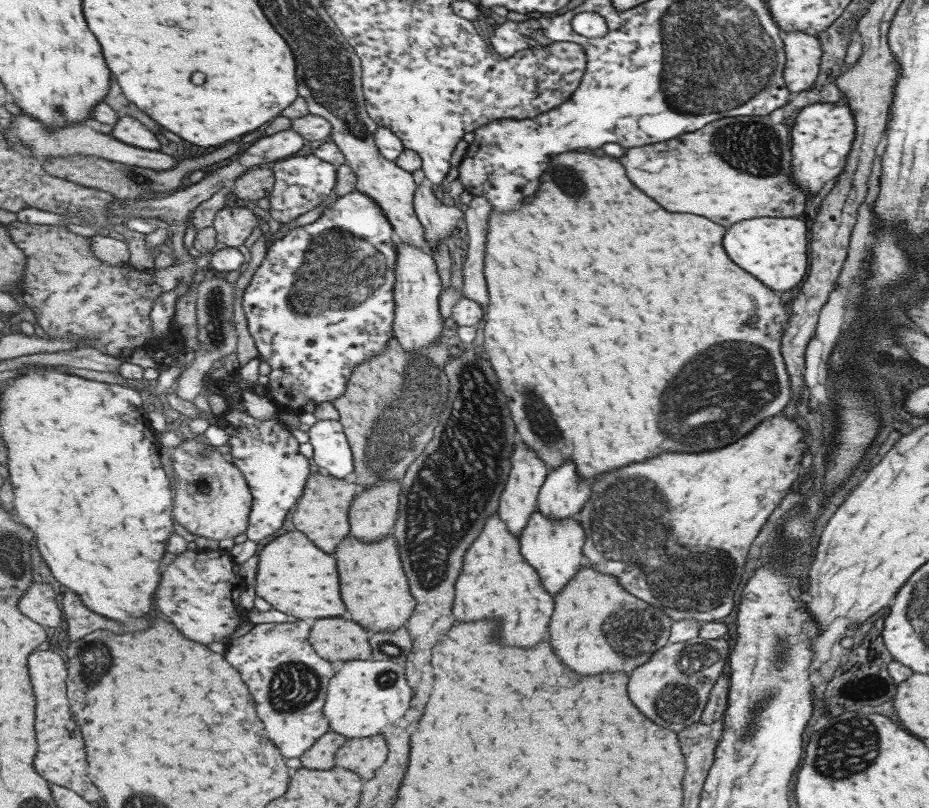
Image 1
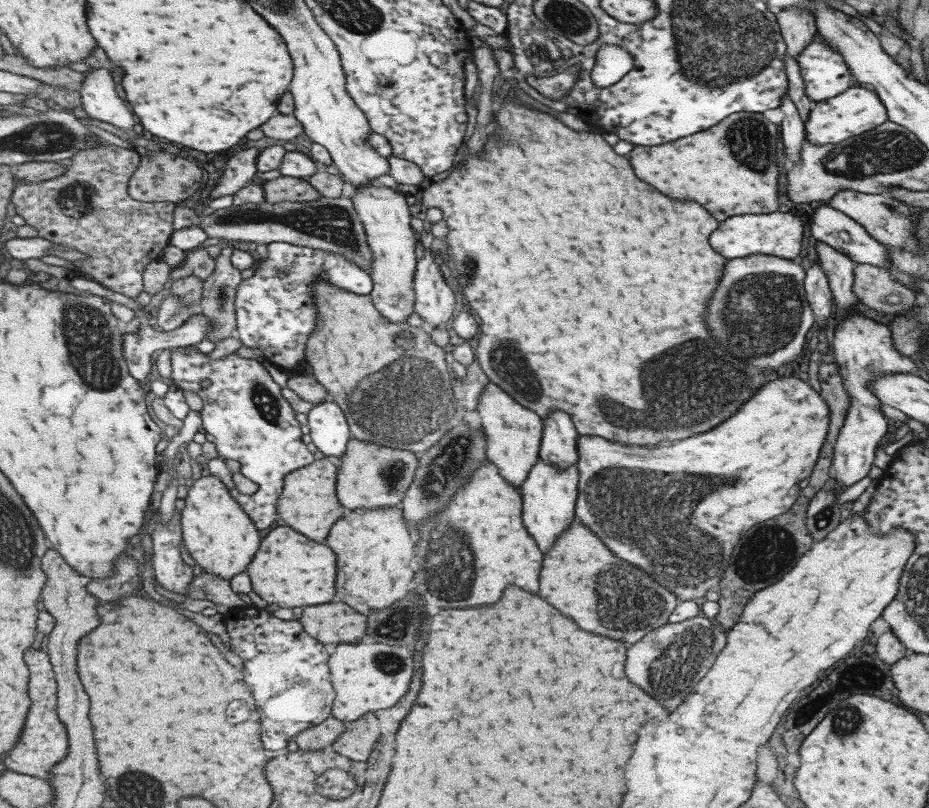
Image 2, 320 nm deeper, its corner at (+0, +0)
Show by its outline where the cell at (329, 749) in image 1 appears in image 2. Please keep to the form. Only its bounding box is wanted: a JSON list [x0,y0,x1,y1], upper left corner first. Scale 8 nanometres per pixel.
[295,716,347,751]

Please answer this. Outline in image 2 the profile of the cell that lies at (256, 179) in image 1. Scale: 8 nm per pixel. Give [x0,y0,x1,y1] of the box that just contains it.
[264,174,323,204]

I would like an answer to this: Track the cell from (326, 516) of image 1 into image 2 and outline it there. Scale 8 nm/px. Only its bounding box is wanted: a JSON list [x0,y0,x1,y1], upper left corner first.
[278,456,347,540]

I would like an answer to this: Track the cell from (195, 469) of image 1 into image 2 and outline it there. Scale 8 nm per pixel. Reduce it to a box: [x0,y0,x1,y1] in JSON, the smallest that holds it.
[181,474,261,580]

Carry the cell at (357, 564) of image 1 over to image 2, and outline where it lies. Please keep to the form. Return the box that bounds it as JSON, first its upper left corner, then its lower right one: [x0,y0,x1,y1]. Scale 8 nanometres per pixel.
[327,507,416,616]

